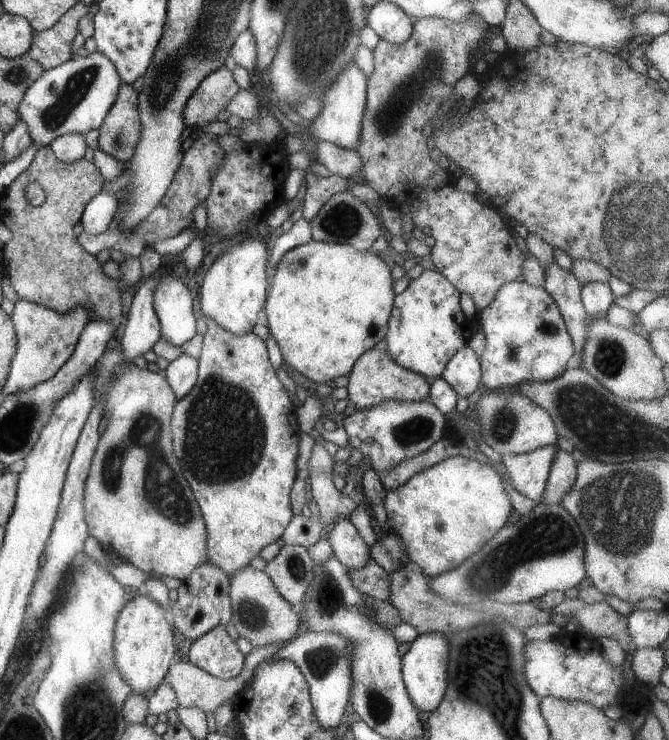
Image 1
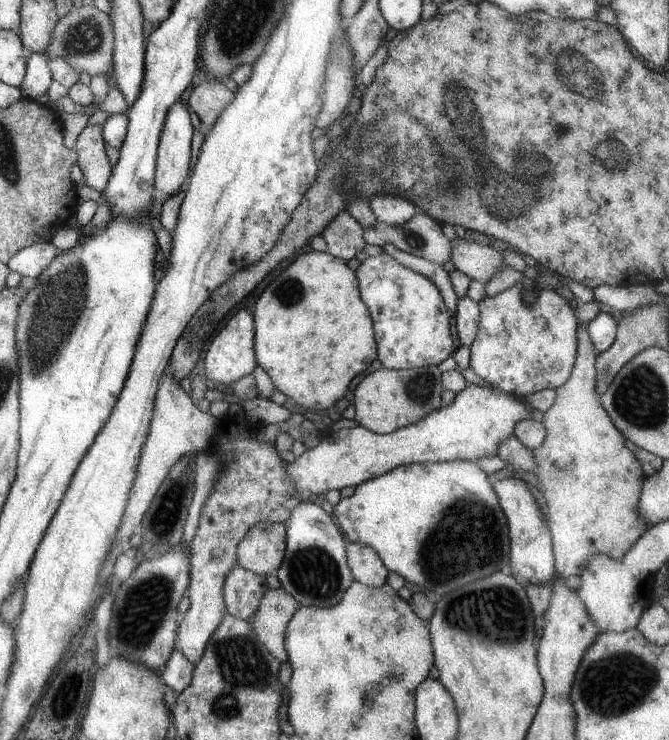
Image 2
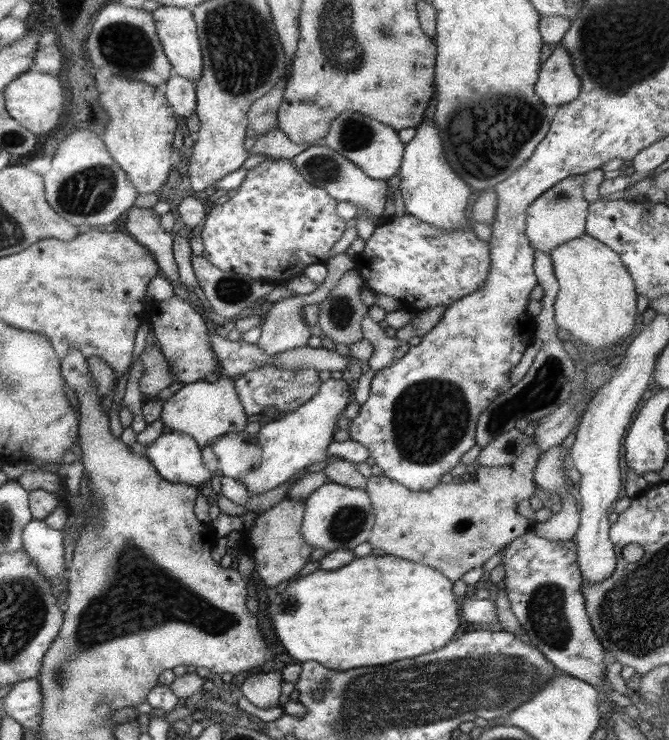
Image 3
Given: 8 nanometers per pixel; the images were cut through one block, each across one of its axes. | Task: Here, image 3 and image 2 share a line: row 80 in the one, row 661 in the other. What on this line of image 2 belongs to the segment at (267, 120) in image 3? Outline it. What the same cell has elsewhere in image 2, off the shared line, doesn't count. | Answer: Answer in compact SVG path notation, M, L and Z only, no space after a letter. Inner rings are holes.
M267 588L249 620L259 642L262 642L268 652L280 663L287 660L283 646L284 632L297 607L299 607L298 602L282 588Z

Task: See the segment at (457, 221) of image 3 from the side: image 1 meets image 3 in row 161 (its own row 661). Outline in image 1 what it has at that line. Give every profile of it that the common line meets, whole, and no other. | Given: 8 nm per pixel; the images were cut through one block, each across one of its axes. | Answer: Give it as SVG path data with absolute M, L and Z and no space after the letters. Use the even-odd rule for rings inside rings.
M429 631L417 635L401 657L400 671L407 696L418 712L431 712L442 701L446 689L449 644L445 634Z

